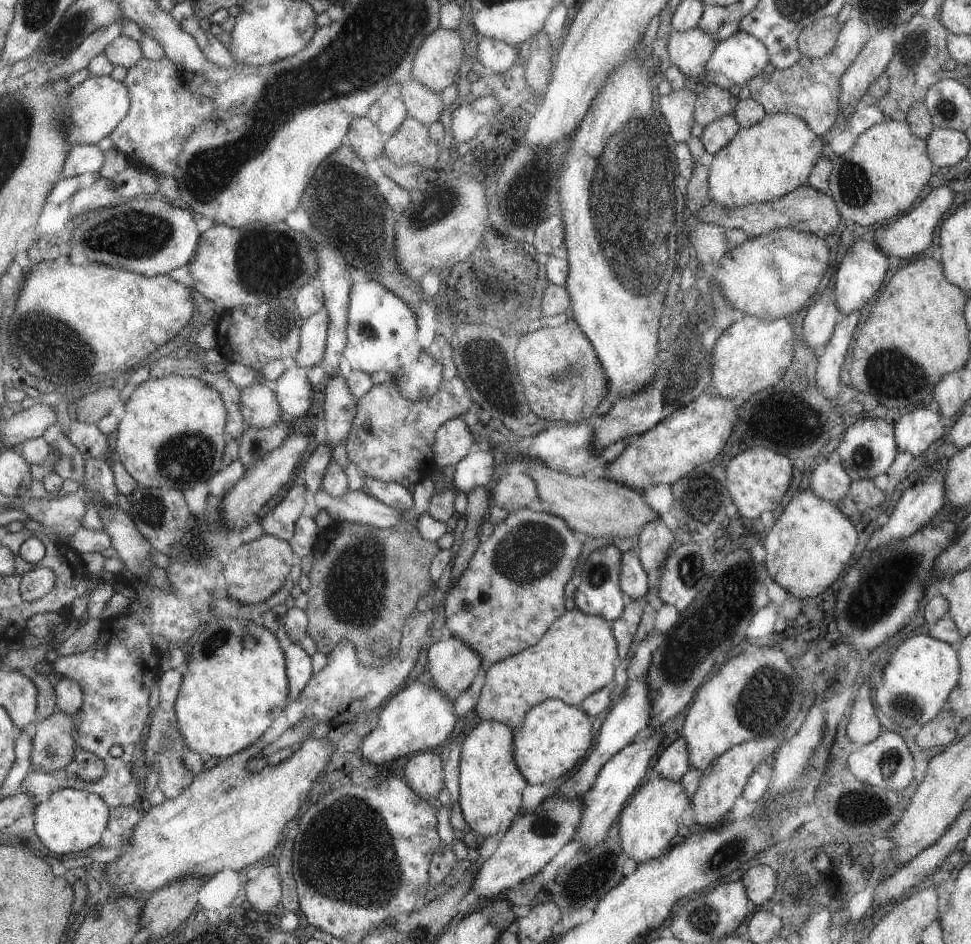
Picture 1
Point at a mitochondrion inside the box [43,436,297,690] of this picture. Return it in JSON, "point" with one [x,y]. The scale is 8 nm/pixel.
{"point":[150,509]}

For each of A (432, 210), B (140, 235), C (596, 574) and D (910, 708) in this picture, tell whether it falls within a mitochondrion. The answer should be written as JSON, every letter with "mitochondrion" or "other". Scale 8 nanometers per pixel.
{"A":"mitochondrion","B":"mitochondrion","C":"mitochondrion","D":"mitochondrion"}

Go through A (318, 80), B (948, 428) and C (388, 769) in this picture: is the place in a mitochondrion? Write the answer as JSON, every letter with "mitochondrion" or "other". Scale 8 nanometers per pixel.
{"A":"mitochondrion","B":"other","C":"other"}

